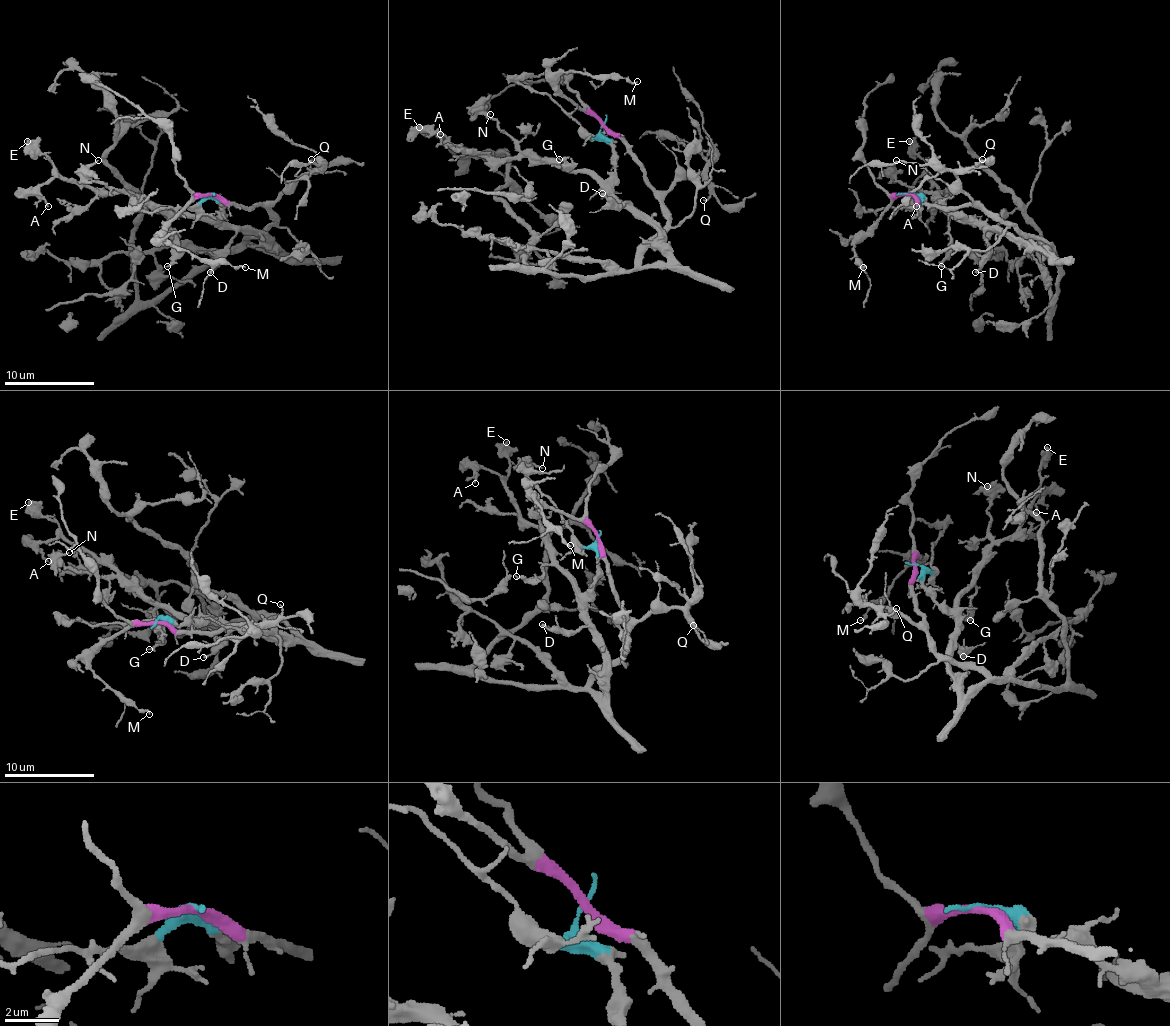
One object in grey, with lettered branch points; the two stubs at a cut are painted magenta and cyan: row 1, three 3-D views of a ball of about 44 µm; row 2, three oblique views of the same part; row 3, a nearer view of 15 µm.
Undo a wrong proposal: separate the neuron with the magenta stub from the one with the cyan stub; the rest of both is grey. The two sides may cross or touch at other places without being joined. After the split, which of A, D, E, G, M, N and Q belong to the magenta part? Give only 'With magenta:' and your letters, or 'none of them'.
With magenta: M, Q

